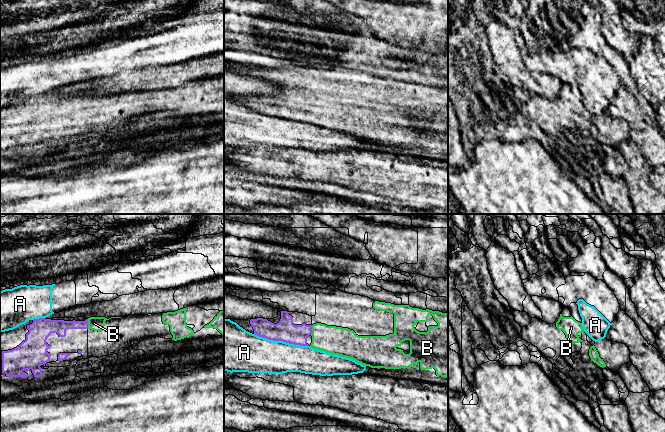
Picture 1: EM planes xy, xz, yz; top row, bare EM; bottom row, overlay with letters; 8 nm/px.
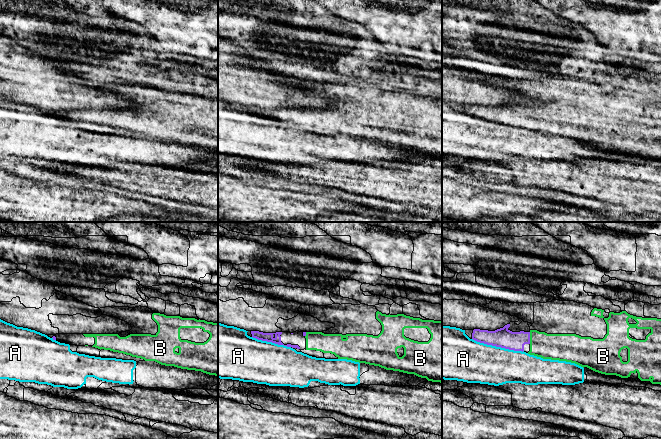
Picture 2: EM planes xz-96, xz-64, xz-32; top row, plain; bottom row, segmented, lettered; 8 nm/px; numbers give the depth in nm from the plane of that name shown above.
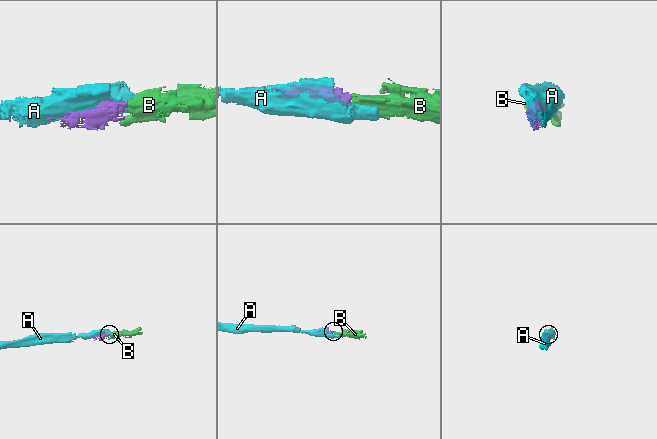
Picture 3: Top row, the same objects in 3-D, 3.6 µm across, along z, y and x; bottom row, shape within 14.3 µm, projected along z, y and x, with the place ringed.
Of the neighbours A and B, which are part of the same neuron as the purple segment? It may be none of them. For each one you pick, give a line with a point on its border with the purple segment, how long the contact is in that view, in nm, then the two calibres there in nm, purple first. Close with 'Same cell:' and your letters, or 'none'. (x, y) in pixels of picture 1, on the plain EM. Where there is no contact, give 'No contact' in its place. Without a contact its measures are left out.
B: Touches purple at xy (87, 100). Shared border 80 nm. Thickness 110 nm (purple) against 110 nm
Same cell: B

